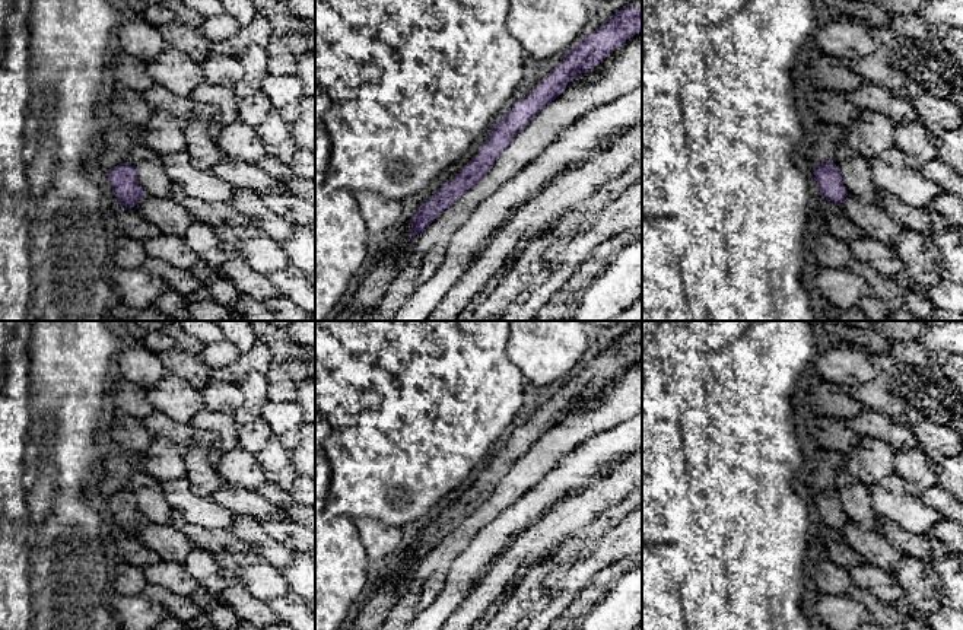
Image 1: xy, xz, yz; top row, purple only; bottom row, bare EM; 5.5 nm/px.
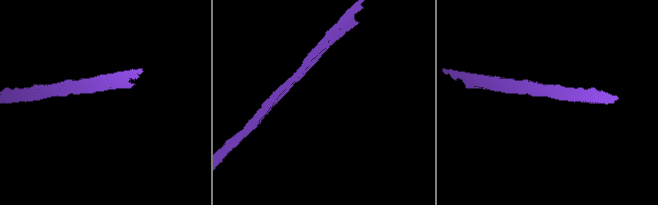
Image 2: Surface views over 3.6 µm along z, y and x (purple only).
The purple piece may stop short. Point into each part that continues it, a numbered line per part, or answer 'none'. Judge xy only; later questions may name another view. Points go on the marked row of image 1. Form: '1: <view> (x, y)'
none

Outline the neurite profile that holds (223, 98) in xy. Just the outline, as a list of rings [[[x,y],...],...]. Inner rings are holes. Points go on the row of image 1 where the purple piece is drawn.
[[[203,82],[193,89],[190,98],[196,102],[213,105],[217,109],[214,120],[223,127],[238,121],[239,98],[232,88]]]

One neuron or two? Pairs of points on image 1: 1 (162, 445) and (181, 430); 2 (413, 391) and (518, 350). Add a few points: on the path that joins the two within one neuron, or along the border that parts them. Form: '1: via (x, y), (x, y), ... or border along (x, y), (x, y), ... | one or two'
1: border along (155, 436), (167, 436), (183, 449) | two
2: border along (508, 336), (507, 356), (527, 381) | two

